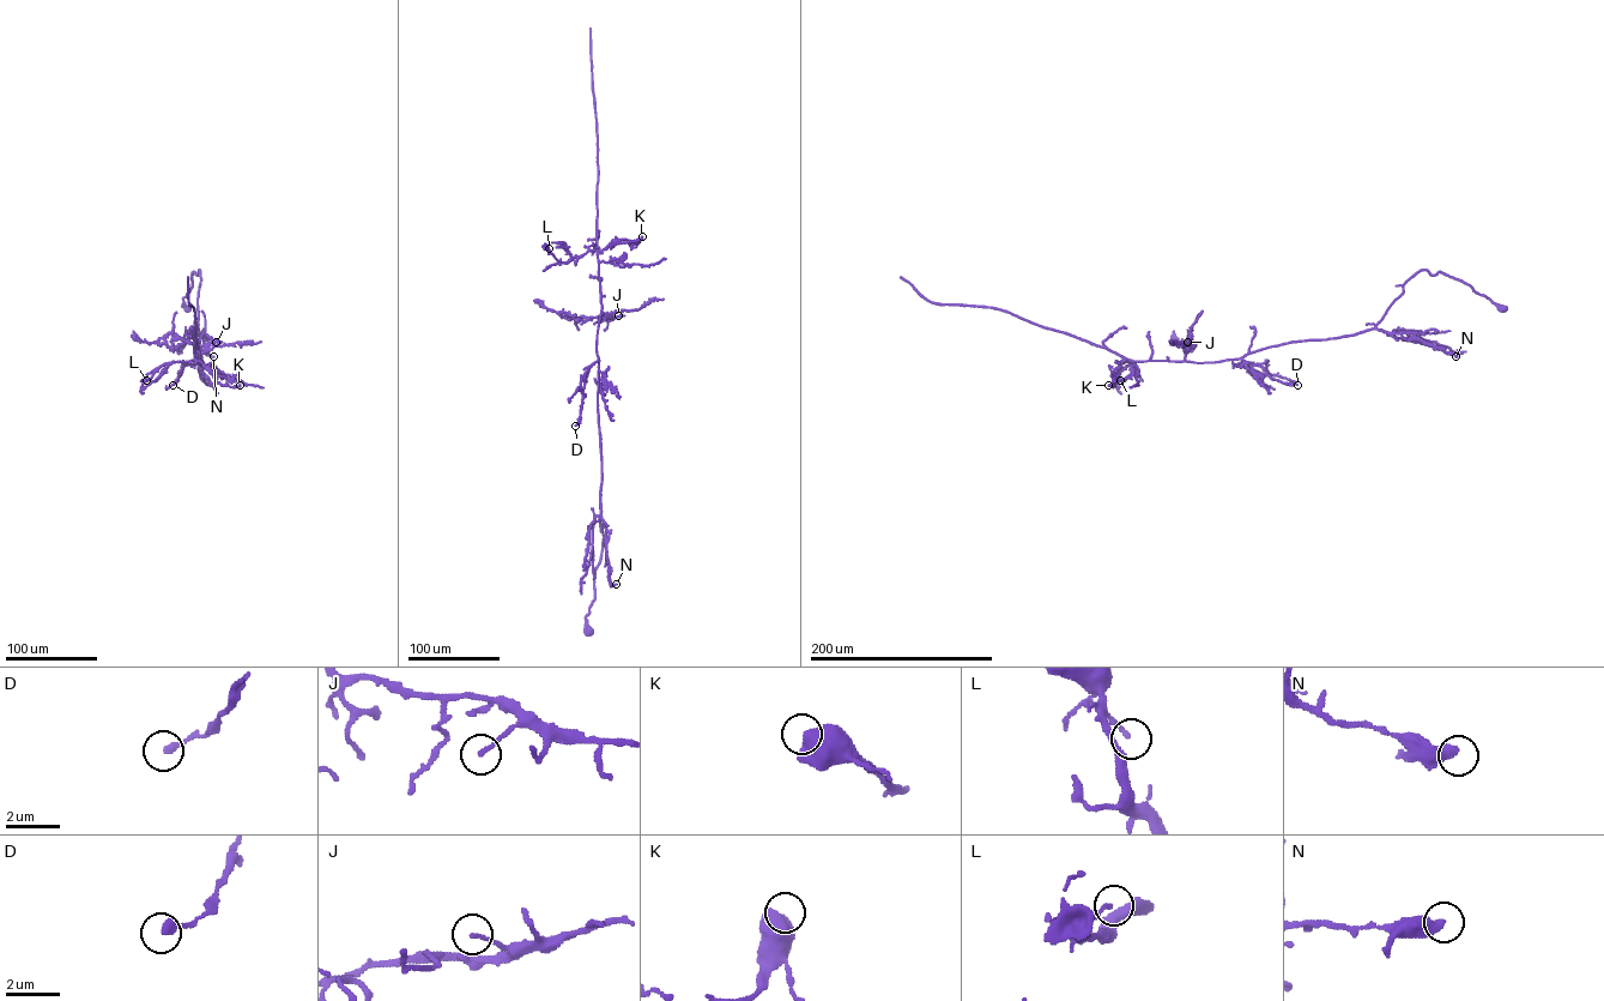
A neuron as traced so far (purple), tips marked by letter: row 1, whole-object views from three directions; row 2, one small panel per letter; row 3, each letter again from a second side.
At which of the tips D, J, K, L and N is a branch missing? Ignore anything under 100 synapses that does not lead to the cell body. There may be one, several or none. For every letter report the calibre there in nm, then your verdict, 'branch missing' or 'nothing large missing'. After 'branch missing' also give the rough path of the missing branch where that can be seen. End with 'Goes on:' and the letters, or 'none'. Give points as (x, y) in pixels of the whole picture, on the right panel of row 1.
D: 280 nm thick; nothing large missing
J: 130 nm thick; nothing large missing
K: 650 nm thick; nothing large missing
L: 140 nm thick; nothing large missing
N: 480 nm thick; nothing large missing
Goes on: none

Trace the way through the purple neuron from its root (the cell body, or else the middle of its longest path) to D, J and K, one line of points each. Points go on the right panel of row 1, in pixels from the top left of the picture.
D: (1503, 308), (1460, 281), (1421, 270), (1374, 327), (1233, 360), (1297, 385)
J: (1503, 308), (1460, 281), (1421, 270), (1374, 327), (1354, 335), (1208, 362), (1185, 361), (1187, 342)
K: (1503, 308), (1460, 281), (1421, 270), (1374, 327), (1217, 362), (1125, 359), (1108, 385)

